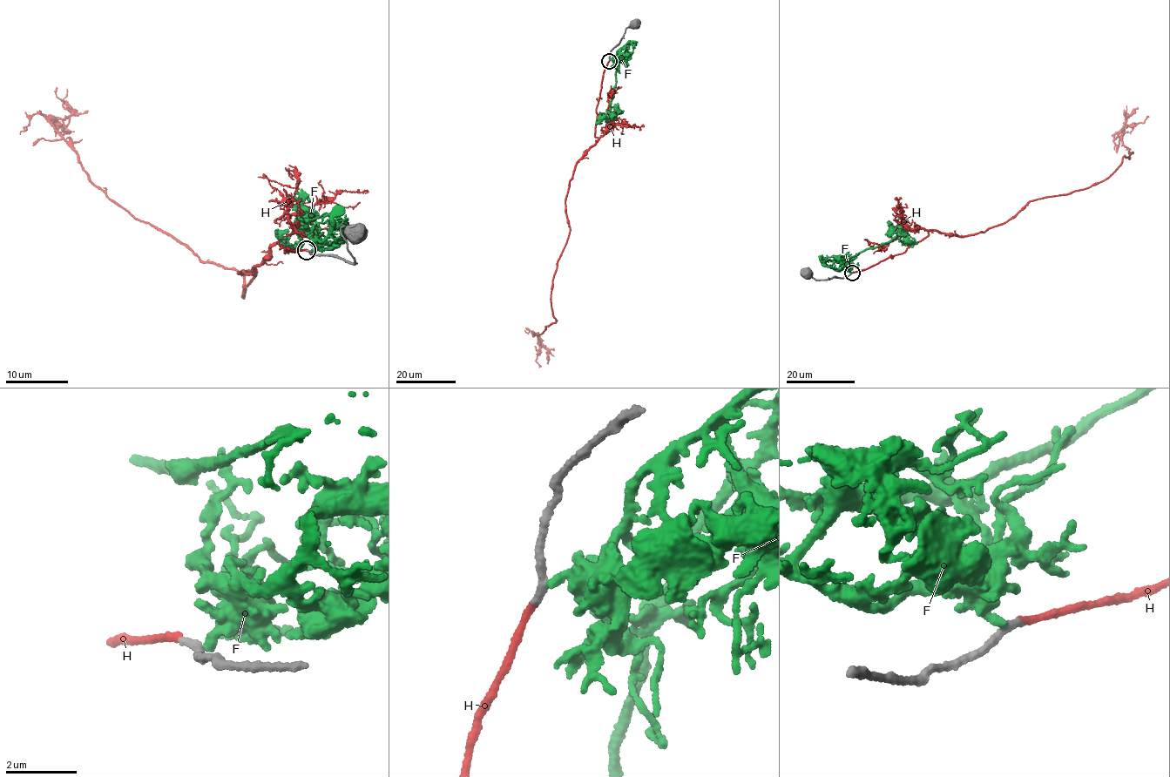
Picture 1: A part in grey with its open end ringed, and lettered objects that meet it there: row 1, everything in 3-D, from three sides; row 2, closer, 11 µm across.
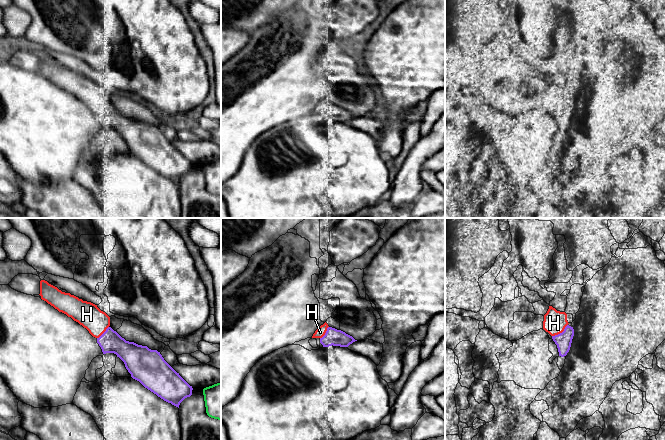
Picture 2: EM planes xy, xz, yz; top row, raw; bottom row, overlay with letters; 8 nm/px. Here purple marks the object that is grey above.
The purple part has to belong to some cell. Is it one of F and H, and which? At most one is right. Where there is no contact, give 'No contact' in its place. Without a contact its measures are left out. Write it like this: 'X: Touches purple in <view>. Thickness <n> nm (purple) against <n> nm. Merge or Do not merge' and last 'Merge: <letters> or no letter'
F: No contact. Do not merge
H: Touches purple in yz. Thickness 130 nm (purple) against 180 nm. Merge
Merge: H

